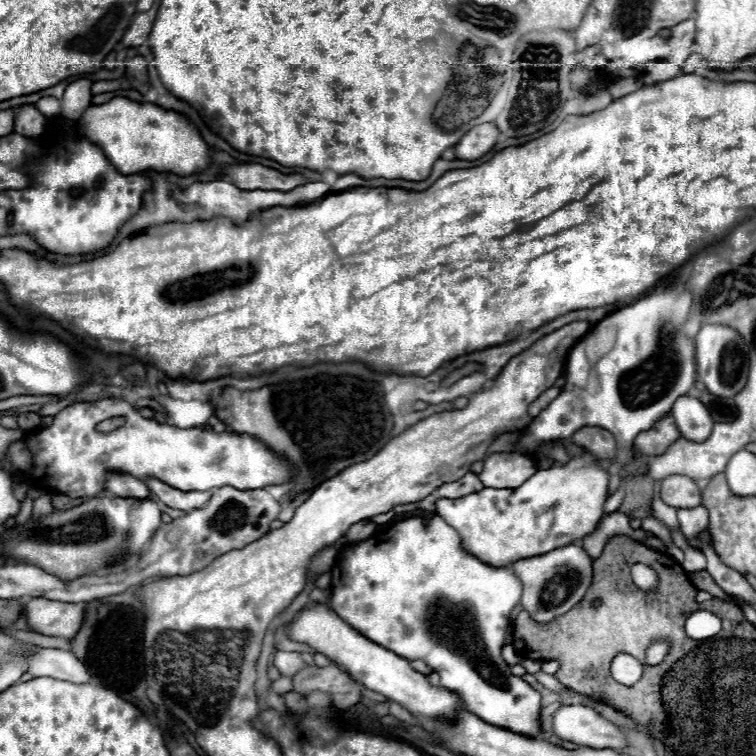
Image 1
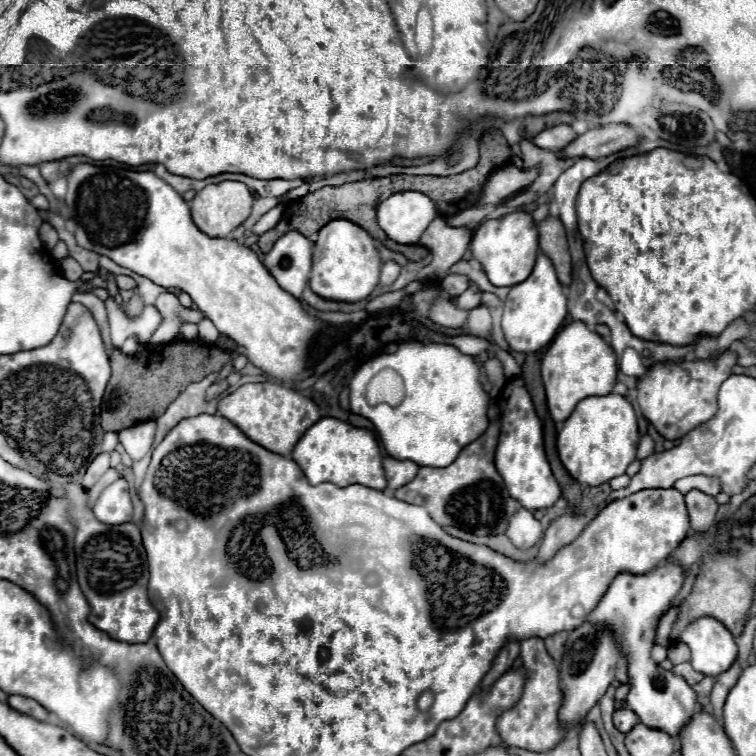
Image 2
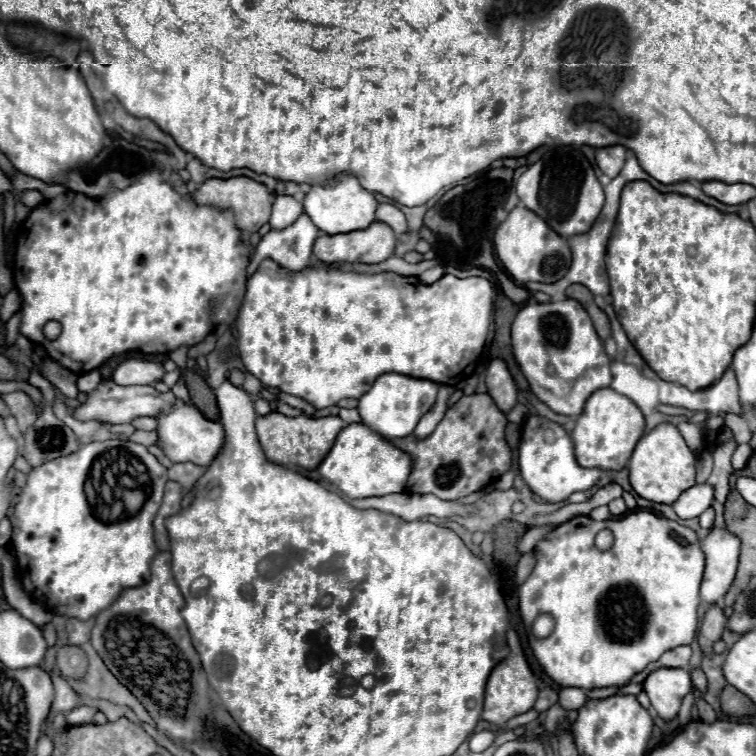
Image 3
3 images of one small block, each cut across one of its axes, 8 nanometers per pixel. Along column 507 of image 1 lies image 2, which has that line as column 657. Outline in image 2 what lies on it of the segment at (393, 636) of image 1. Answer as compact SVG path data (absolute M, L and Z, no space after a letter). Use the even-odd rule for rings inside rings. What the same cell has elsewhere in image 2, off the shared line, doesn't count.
M666 560L648 574L622 572L612 580L598 606L588 614L590 624L614 632L616 644L622 656L626 656L628 660L628 708L638 714L642 724L668 732L674 738L696 712L696 692L686 684L680 674L674 674L672 670L660 670L660 666L652 660L652 648L656 644L656 630L660 618L668 612L670 602L678 596L684 578L684 568L674 564L672 560Z

